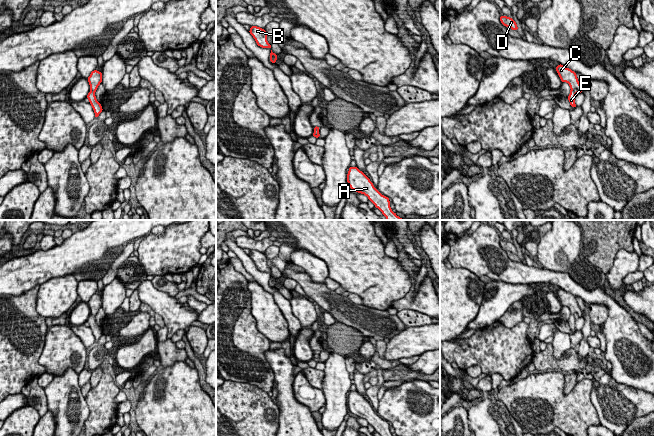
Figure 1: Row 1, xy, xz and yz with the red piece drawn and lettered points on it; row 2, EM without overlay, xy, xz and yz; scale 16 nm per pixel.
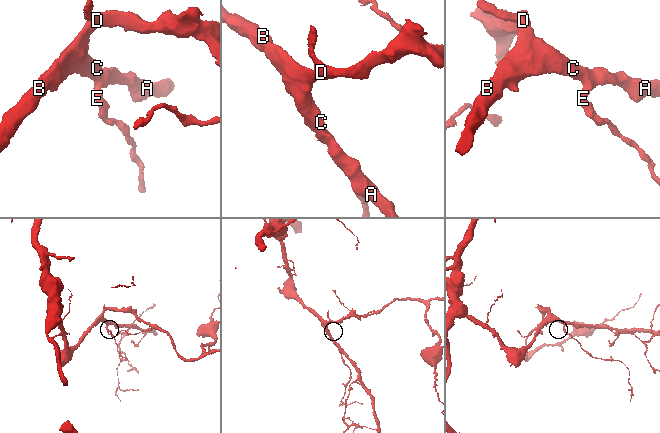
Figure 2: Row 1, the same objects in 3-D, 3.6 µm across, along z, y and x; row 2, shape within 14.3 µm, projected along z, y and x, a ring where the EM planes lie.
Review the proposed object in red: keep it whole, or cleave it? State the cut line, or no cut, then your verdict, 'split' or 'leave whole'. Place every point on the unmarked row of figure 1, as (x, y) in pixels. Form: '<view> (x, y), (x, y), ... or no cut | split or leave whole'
no cut | leave whole

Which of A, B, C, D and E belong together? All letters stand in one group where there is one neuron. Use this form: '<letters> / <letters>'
A B C D E

